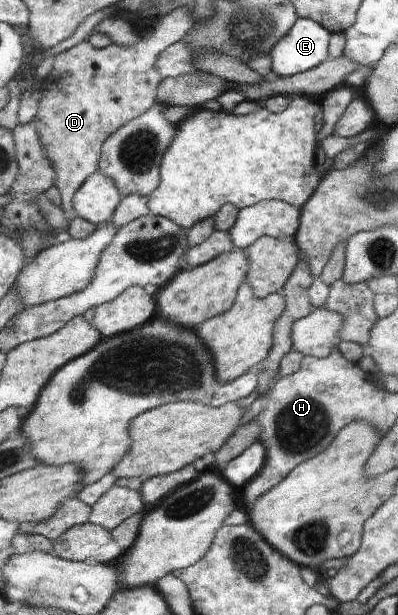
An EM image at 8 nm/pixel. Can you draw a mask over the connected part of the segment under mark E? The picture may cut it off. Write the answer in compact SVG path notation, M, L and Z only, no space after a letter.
M300 17L270 52L272 72L290 77L311 70L327 58L327 46L328 29L313 19Z

